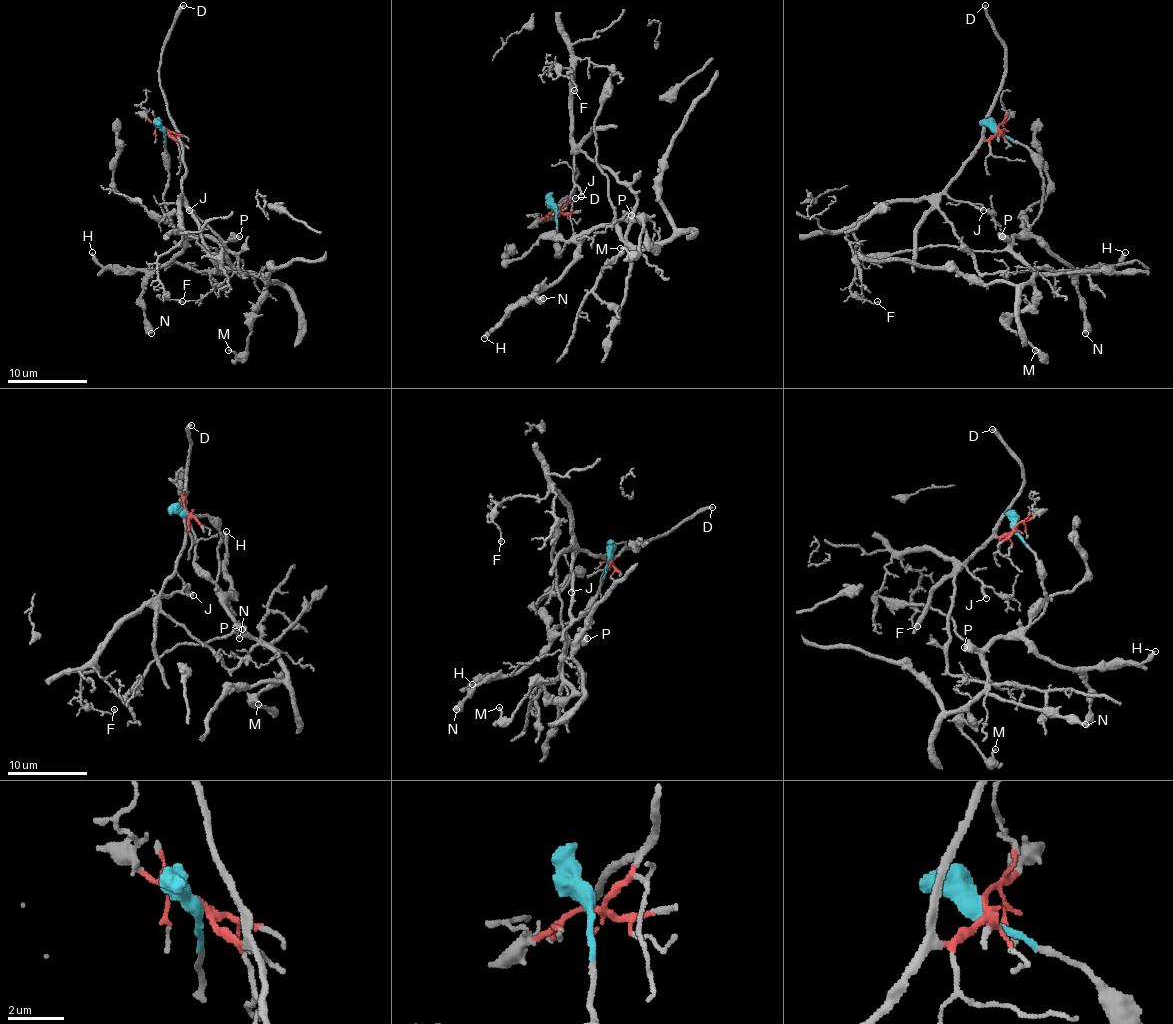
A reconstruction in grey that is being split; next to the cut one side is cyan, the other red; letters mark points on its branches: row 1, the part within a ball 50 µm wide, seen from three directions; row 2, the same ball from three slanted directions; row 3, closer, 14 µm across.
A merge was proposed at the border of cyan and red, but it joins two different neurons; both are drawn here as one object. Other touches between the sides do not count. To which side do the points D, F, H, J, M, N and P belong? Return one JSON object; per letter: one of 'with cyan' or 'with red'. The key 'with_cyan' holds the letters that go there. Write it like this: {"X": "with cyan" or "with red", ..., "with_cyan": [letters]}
{"D": "with red", "F": "with red", "H": "with cyan", "J": "with red", "M": "with cyan", "N": "with cyan", "P": "with cyan", "with_cyan": ["H", "M", "N", "P"]}

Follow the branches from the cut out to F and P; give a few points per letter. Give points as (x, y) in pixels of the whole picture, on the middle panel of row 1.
F: (556, 211), (574, 193), (578, 169), (572, 145), (574, 67), (550, 71), (556, 63), (574, 83), (574, 91)
P: (556, 209), (560, 255), (556, 255), (576, 239), (612, 223), (626, 221), (632, 215)

